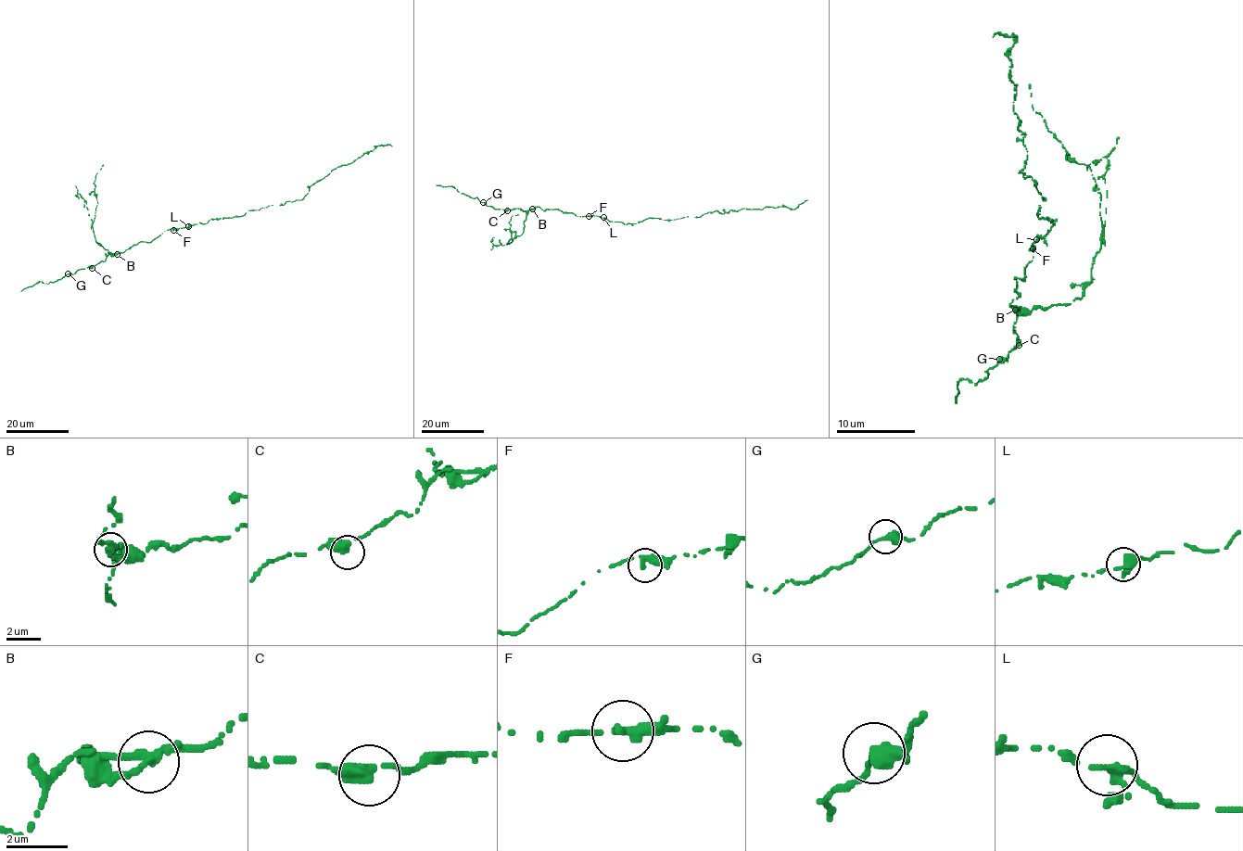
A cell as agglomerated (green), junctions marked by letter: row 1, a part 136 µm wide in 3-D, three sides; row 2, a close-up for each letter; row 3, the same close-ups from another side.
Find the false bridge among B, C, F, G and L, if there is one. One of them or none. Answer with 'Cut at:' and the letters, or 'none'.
Cut at: B

